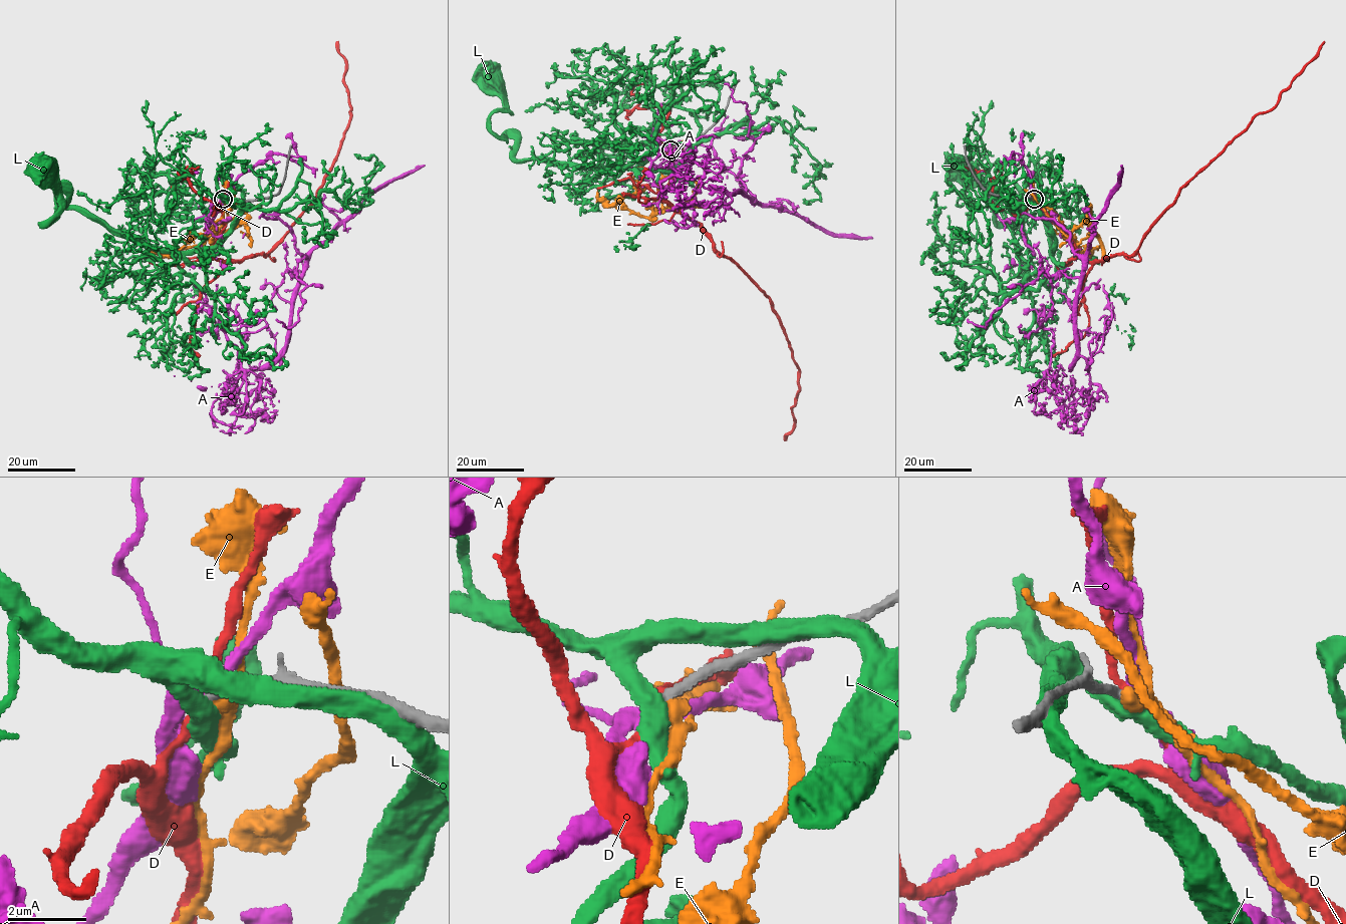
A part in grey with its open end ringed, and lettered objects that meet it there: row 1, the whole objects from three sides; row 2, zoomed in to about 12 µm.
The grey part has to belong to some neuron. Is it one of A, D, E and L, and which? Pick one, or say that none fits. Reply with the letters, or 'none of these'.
none of these

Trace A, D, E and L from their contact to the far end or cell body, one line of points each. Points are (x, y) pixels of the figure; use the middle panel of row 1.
A: (671, 149), (654, 134), (668, 164), (650, 167), (689, 166), (682, 206), (739, 192), (872, 237)
D: (671, 149), (671, 180), (659, 194), (770, 299), (788, 342), (799, 391), (794, 428), (784, 440)
E: (672, 149), (648, 217), (615, 203), (635, 191), (632, 178), (643, 167)
L: (671, 149), (690, 144), (666, 172), (516, 160), (515, 139), (489, 127), (508, 110), (494, 82)

